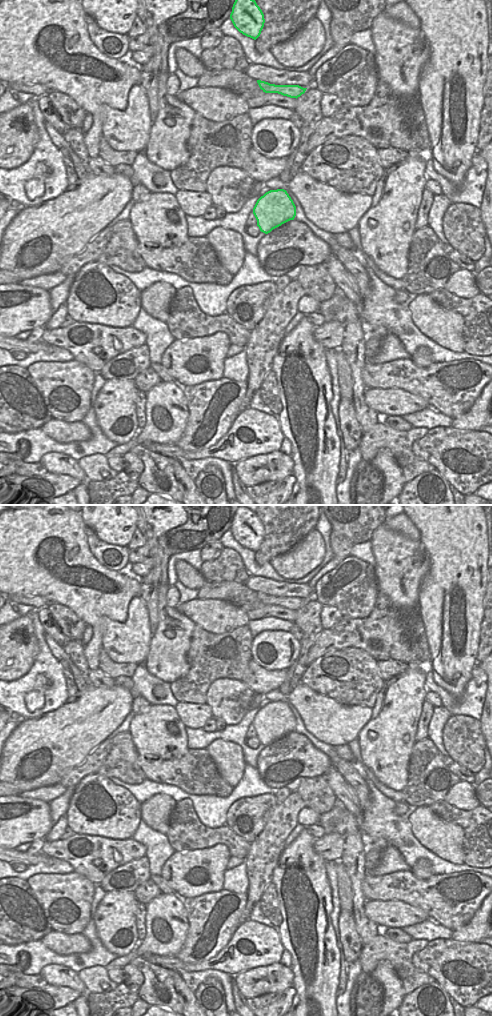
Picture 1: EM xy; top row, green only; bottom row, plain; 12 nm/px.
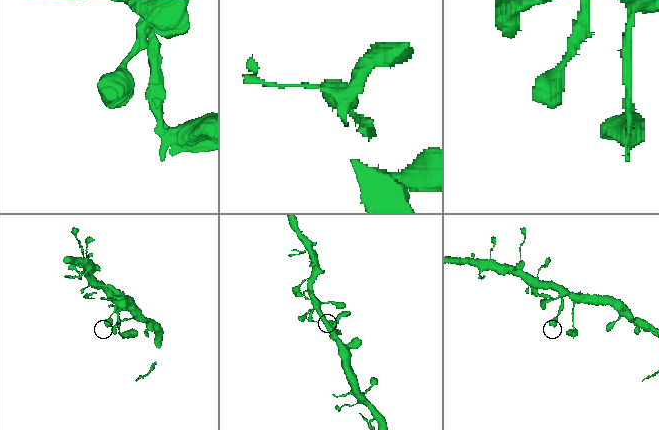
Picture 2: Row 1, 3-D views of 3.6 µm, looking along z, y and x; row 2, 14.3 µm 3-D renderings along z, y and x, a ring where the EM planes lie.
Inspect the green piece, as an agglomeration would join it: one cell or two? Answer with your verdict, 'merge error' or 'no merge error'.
merge error

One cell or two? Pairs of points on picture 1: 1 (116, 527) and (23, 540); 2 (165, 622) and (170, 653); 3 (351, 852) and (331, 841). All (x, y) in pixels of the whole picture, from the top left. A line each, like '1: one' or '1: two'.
1: two
2: one
3: two

